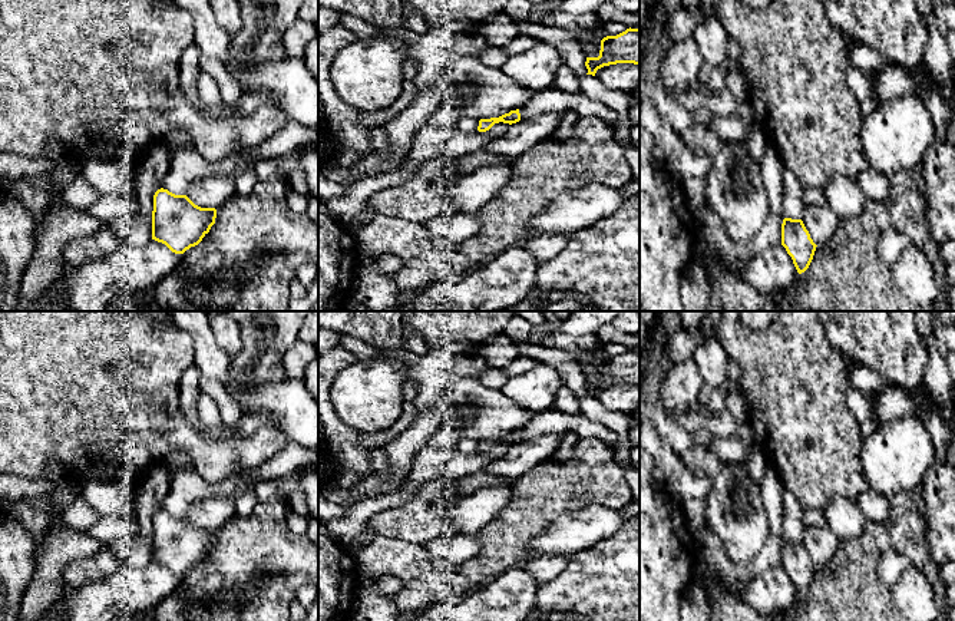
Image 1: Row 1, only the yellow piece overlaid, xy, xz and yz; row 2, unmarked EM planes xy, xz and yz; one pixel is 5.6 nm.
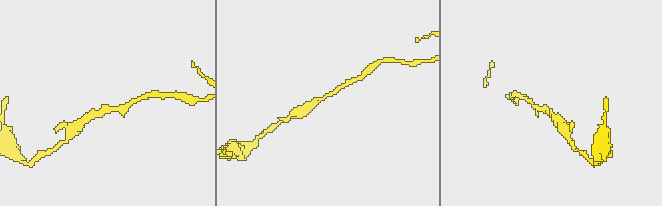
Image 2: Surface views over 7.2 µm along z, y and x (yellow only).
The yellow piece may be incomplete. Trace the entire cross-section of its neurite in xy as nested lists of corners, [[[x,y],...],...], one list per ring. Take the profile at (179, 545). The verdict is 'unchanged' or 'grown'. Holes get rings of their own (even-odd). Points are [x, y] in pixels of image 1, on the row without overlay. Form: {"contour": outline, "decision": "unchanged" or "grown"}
{"contour": [[[161,509],[153,516],[152,561],[175,575],[184,575],[202,562],[215,539],[215,529],[201,529],[186,516]]], "decision": "unchanged"}

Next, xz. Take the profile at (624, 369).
{"contour": [[[627,350],[617,357],[601,361],[598,379],[586,379],[586,396],[595,397],[597,392],[617,384],[634,384],[640,387],[640,350]]], "decision": "unchanged"}

